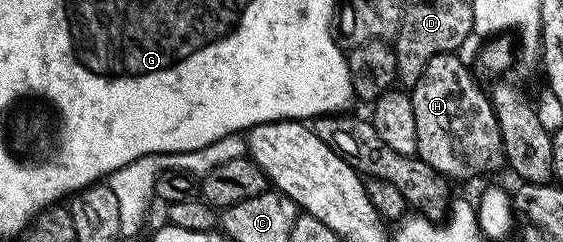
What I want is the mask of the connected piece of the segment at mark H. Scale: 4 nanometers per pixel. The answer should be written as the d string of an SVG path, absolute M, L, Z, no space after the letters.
M443 54L431 57L423 69L422 76L413 88L411 98L415 109L415 137L417 155L450 181L469 179L472 175L485 175L488 171L497 171L506 166L505 148L501 145L501 130L495 117L489 96L473 80L469 67L460 59L460 54Z

